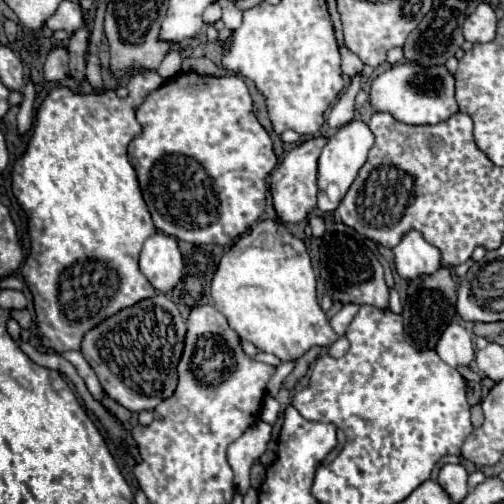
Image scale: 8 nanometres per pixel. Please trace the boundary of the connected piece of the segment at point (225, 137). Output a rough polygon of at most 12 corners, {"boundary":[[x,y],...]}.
{"boundary":[[181,72],[137,110],[155,228],[233,244],[273,144],[239,76]]}

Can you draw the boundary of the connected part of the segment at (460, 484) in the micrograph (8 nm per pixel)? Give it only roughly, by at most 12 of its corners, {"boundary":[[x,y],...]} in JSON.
{"boundary":[[445,464],[439,472],[441,488],[451,502],[469,494],[467,470]]}

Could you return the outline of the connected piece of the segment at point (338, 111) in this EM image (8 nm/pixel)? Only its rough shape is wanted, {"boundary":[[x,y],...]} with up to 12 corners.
{"boundary":[[361,72],[339,96],[327,116],[331,128],[353,120],[355,96],[361,90]]}

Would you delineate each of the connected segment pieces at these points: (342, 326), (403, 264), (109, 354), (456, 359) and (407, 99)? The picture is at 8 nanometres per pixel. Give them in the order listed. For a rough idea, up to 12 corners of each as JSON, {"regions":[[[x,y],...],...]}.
{"regions":[[[345,304],[331,318],[331,328],[343,336],[355,314],[357,304]],[[415,230],[393,248],[395,268],[415,280],[441,268],[441,252]],[[165,294],[87,332],[113,400],[155,410],[177,388],[187,324]],[[457,324],[443,332],[437,354],[453,368],[475,358],[469,334]],[[407,60],[373,80],[369,104],[403,124],[457,112],[455,76]]]}

